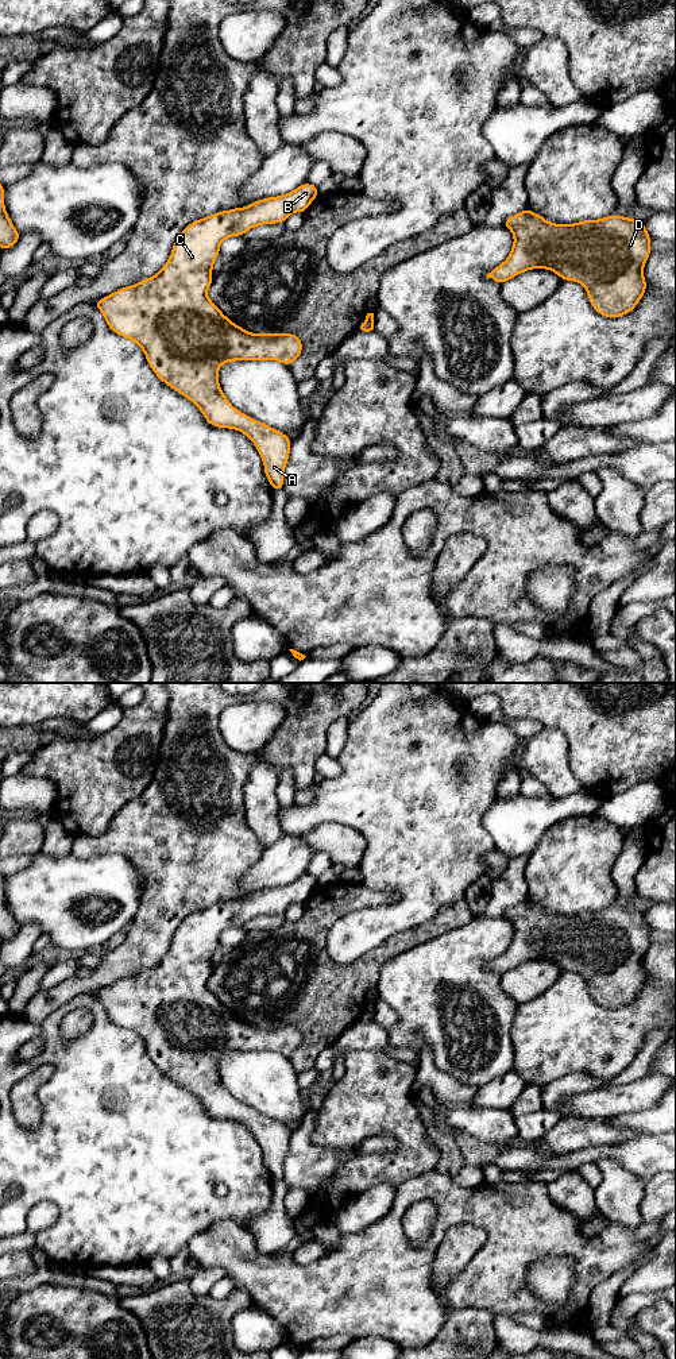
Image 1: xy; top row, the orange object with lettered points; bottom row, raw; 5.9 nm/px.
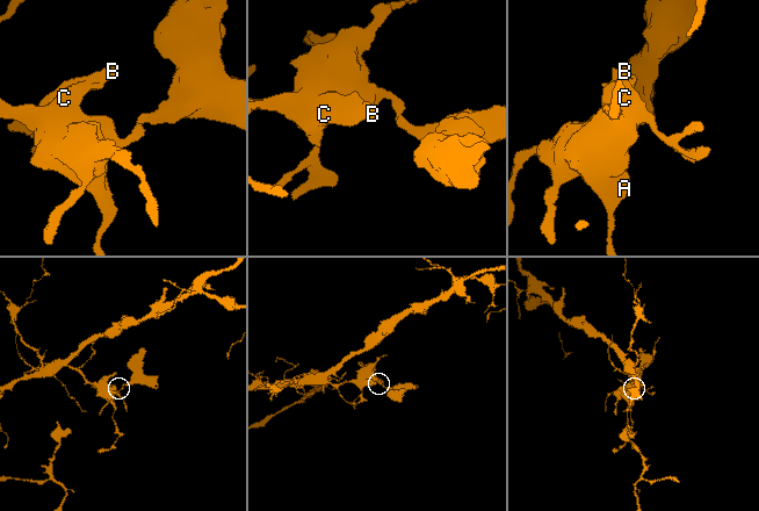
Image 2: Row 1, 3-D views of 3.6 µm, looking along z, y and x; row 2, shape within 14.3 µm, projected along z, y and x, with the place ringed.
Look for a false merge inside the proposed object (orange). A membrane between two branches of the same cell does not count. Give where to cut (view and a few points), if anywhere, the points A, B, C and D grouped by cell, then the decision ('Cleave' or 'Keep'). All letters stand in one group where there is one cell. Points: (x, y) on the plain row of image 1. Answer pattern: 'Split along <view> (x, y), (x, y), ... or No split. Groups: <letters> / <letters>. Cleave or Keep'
Split along xy (366, 1008), (373, 1010). Groups: A B C / D. Cleave

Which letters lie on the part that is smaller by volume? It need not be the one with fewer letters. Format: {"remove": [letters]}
{"remove": ["D"]}

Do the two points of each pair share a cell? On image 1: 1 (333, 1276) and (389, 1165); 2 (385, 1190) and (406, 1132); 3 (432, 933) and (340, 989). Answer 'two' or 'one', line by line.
1: two
2: two
3: one

